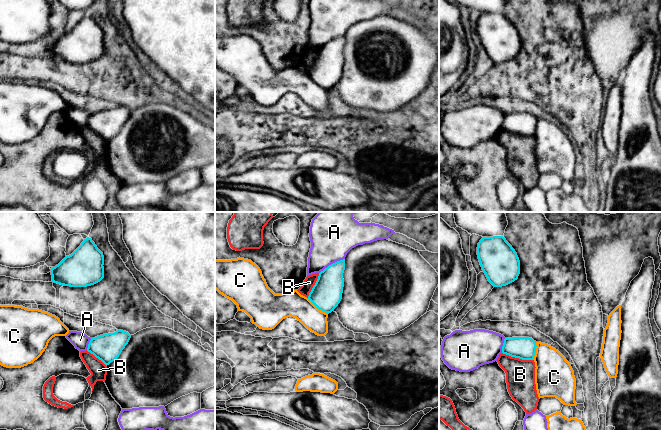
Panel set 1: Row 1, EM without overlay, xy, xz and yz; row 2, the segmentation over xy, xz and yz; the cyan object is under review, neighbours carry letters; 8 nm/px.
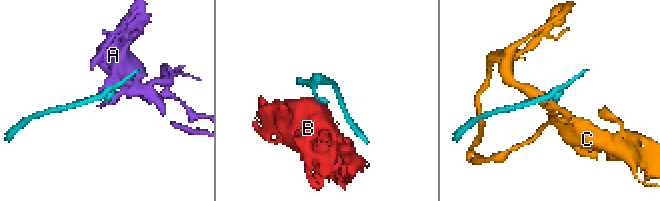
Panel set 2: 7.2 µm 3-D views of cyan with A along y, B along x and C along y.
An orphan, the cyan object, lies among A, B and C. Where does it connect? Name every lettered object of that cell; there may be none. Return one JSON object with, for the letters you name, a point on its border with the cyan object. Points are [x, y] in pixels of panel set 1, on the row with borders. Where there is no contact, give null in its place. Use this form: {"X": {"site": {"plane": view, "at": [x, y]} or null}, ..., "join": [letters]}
{"C": {"site": {"plane": "xz", "at": [317, 307]}}, "join": ["C"]}

